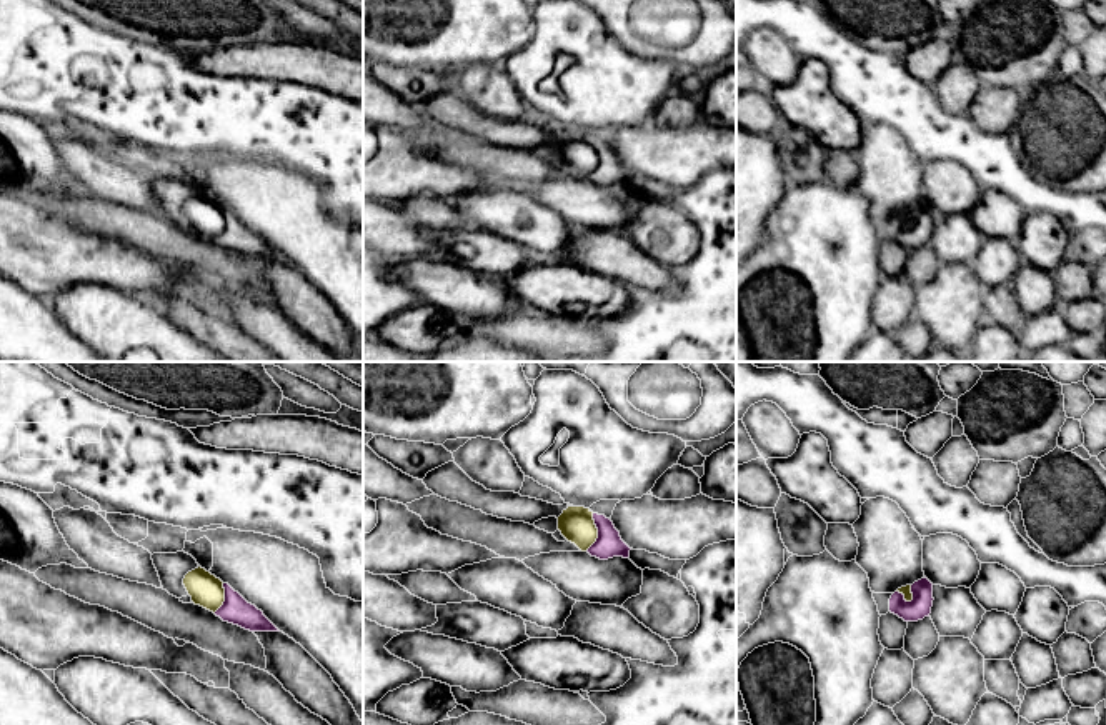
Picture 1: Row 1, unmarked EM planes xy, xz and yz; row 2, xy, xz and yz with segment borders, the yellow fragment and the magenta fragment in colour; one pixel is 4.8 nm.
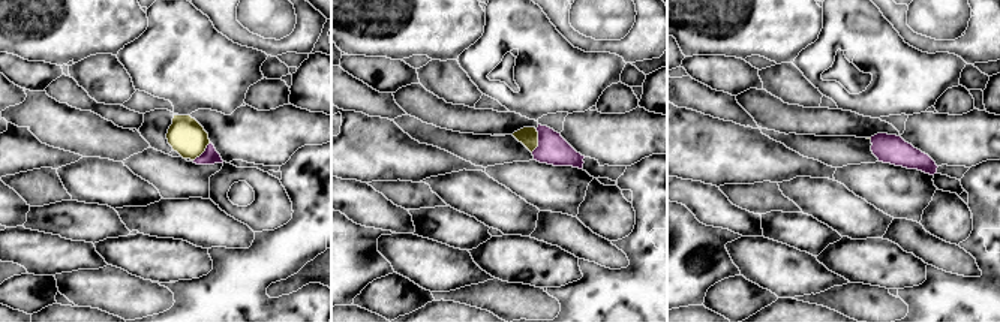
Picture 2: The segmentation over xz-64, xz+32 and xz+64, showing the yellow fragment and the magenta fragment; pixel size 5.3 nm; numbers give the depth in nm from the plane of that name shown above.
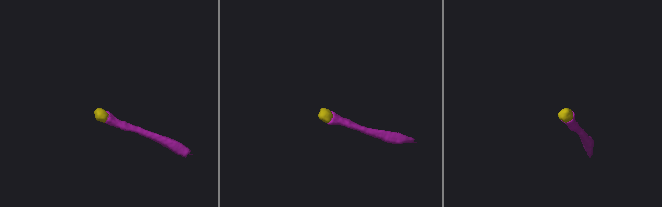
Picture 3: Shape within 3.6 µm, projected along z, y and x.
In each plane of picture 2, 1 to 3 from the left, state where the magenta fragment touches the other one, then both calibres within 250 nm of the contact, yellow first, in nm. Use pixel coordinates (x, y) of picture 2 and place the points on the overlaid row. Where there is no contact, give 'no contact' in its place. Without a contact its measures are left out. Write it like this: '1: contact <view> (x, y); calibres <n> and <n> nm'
1: contact xz-64 (203, 152); calibres 200 and 90 nm
2: contact xz+32 (537, 141); calibres 100 and 160 nm
3: no contact

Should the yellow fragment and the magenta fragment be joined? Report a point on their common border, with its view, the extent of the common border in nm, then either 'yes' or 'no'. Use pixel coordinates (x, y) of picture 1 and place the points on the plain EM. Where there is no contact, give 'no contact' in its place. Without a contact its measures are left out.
meets yellow in xz at (597, 159); contact 190 nm long; yes

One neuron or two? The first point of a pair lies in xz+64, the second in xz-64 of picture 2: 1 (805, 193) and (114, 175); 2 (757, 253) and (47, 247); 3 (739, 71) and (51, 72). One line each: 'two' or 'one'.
1: one
2: one
3: one

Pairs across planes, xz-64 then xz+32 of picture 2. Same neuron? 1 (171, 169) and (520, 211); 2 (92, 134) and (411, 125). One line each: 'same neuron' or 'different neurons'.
1: different neurons
2: same neuron

